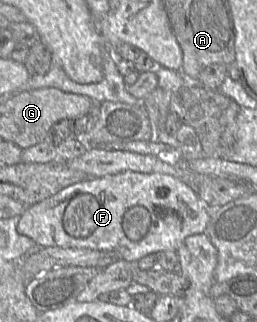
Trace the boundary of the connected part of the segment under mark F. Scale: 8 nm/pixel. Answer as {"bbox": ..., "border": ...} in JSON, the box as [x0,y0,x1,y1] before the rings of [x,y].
{"bbox":[16,171,211,262],"border":[[[126,171],[101,178],[86,178],[55,195],[26,207],[16,230],[43,247],[84,248],[115,253],[119,259],[138,262],[149,254],[177,251],[190,235],[204,233],[211,218],[209,208],[196,192],[180,179],[161,173]]]}

